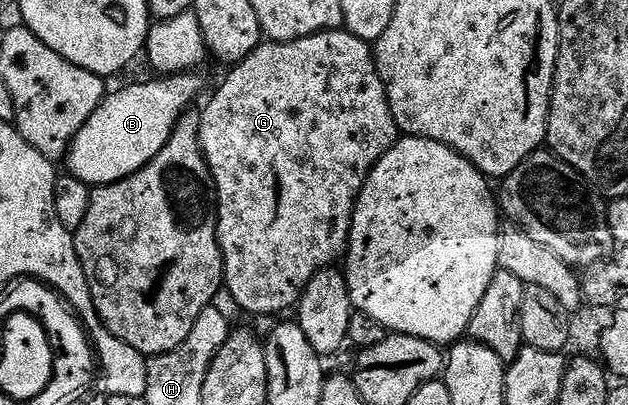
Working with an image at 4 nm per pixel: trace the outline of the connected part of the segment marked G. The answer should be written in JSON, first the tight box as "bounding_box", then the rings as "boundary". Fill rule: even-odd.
{"bounding_box":[199,29,400,315],"boundary":[[[328,29],[325,33],[315,33],[312,37],[305,39],[297,39],[296,41],[281,41],[278,43],[260,43],[252,53],[250,53],[244,61],[240,61],[238,65],[230,70],[231,73],[219,85],[219,90],[211,97],[211,102],[199,113],[199,134],[201,135],[201,147],[205,159],[209,163],[209,171],[215,180],[215,195],[219,202],[219,222],[217,223],[217,231],[219,232],[219,246],[221,247],[221,255],[223,256],[223,279],[225,282],[226,292],[231,292],[231,297],[244,309],[247,313],[255,313],[254,315],[280,315],[287,308],[298,306],[299,297],[305,291],[307,284],[313,279],[315,273],[320,273],[323,269],[332,268],[336,264],[335,260],[342,258],[347,252],[347,243],[351,239],[351,220],[355,214],[355,204],[361,195],[363,185],[367,181],[367,177],[371,173],[372,167],[384,157],[386,153],[393,148],[397,138],[400,136],[399,129],[395,126],[395,120],[391,114],[391,108],[387,102],[387,92],[381,83],[381,75],[375,66],[375,54],[372,46],[368,42],[362,41],[357,35],[346,32],[343,29]]]}

